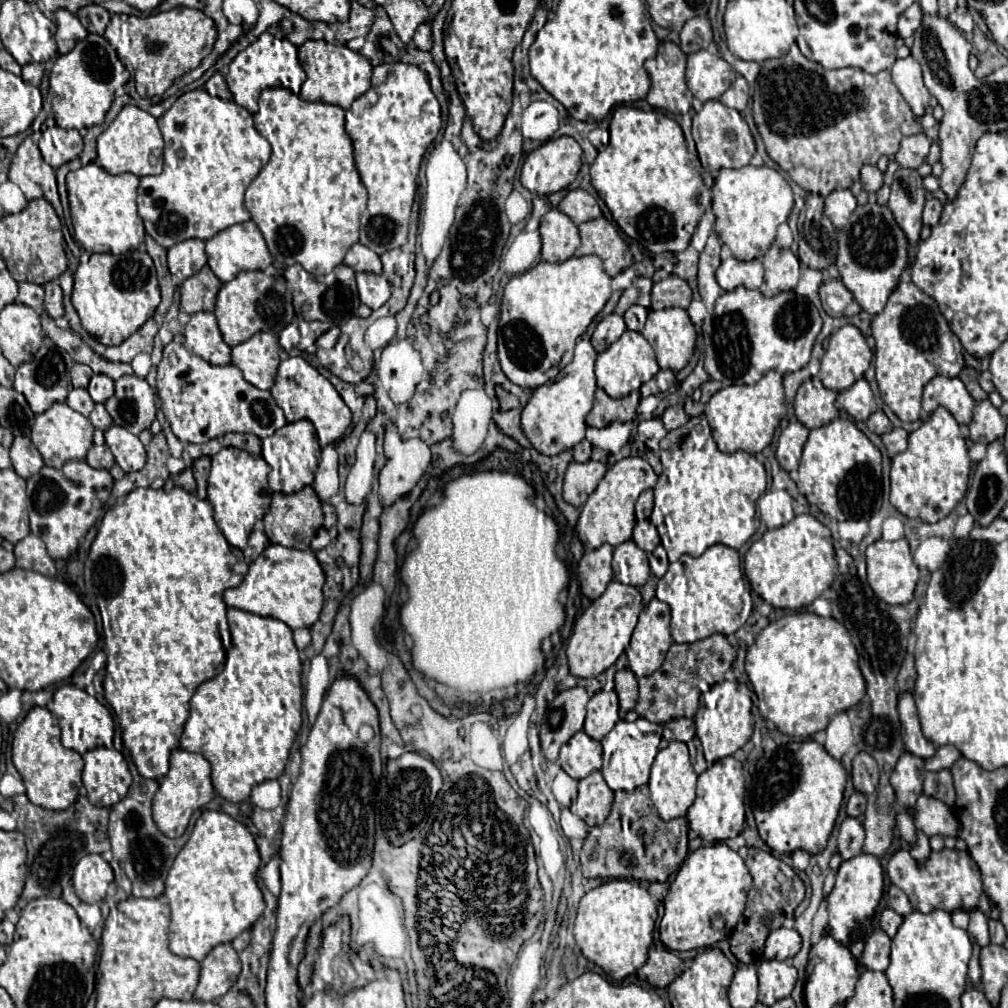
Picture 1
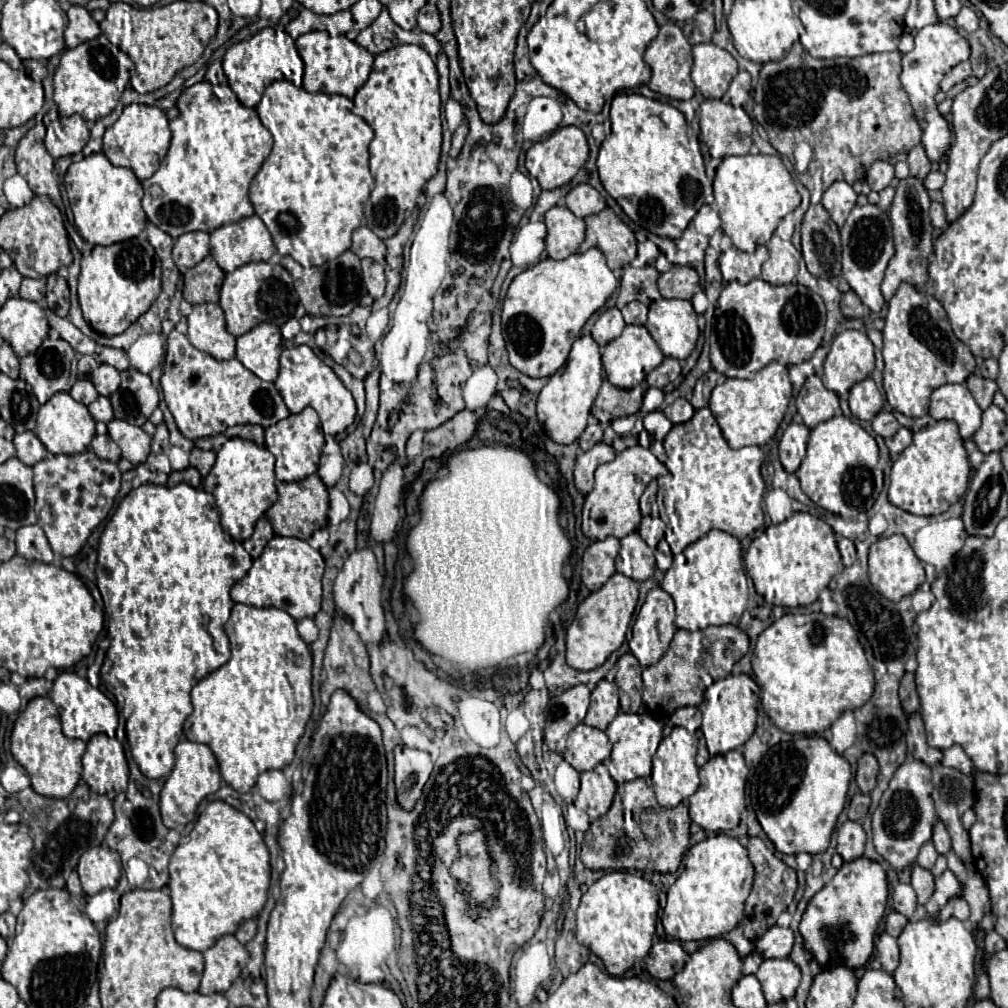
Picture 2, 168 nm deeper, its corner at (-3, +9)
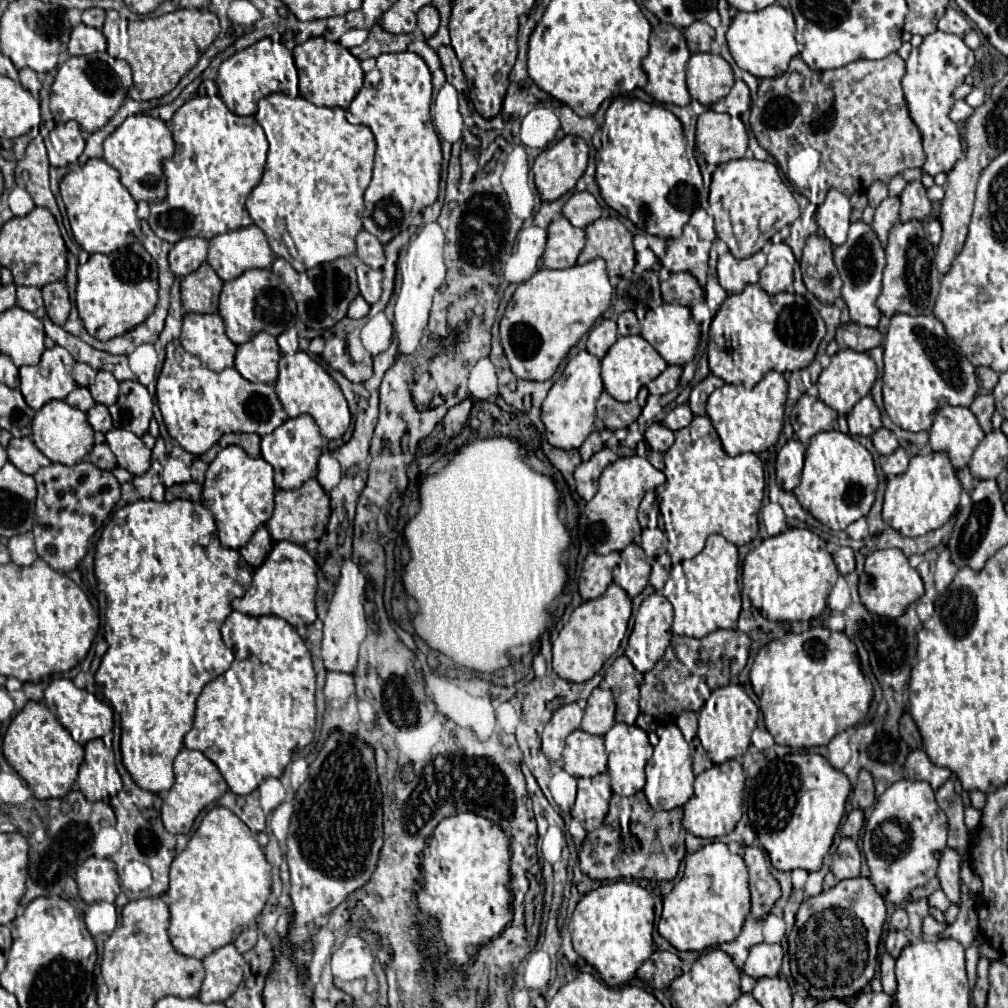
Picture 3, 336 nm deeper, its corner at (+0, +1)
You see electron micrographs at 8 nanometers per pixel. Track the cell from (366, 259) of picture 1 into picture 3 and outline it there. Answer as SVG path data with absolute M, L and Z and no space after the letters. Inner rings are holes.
M361 230L357 234L355 242L357 242L357 258L363 264L367 264L371 268L381 268L385 264L385 254L383 254L381 242L375 236L371 236L367 230Z

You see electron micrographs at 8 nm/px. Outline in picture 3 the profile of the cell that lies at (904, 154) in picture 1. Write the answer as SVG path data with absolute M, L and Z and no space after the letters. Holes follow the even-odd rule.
M913 180L901 192L901 220L923 220L931 212L931 202L921 180Z

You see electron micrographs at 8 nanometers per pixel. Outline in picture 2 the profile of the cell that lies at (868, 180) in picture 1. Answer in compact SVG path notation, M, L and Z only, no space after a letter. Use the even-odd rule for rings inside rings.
M876 160L866 174L866 182L874 192L882 192L884 188L888 188L892 178L894 178L894 166L884 160Z

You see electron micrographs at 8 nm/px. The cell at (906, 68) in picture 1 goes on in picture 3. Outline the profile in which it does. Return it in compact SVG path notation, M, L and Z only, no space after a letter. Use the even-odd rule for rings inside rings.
M941 30L925 36L921 46L913 48L907 60L907 72L901 84L911 120L915 122L915 126L923 136L923 150L925 150L923 170L931 176L939 172L949 172L963 152L959 128L955 122L949 120L947 114L955 102L951 92L965 82L965 76L971 72L973 64L975 64L973 50L963 42L963 38Z

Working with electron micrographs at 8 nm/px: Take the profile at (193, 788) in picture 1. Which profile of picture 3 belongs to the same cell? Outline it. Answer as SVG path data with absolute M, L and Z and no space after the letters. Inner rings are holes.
M183 748L177 758L175 758L175 784L173 788L169 790L167 798L163 800L163 806L161 806L161 820L163 820L163 826L167 832L171 834L187 834L197 818L197 814L207 806L211 804L213 800L217 800L219 796L223 796L229 788L221 776L221 772L217 770L217 766L205 758L203 752L199 750L189 750L189 748Z

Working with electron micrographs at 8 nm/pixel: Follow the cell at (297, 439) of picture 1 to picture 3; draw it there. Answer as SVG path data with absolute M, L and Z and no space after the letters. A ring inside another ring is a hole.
M307 414L297 416L297 418L289 418L277 430L263 436L263 440L261 440L261 456L273 466L273 470L275 470L275 486L277 488L295 490L295 488L301 488L301 484L307 482L309 478L315 478L317 460L321 456L319 442L321 442L319 426Z

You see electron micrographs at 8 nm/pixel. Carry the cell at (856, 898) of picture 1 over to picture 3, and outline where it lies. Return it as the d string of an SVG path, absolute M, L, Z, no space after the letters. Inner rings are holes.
M869 878L837 882L829 892L805 900L789 936L791 974L815 1000L857 996L875 976L877 946L885 924L885 902Z

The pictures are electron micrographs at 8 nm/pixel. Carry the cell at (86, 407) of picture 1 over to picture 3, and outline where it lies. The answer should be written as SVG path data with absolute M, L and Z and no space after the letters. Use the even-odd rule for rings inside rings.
M77 386L65 400L67 400L67 404L79 408L81 412L89 412L91 406L95 404L95 400L93 400L93 396L89 394L89 390L87 390L87 388L81 388L81 386Z

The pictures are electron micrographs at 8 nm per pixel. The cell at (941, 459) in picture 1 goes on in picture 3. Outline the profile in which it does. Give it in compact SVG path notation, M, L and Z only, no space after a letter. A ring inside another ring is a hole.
M939 450L917 454L911 458L909 468L903 474L889 476L883 502L883 520L903 536L923 536L935 528L941 528L955 514L961 490L961 482L947 452Z

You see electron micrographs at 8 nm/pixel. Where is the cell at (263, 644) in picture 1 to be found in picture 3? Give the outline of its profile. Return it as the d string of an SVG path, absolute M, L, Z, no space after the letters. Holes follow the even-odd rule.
M231 612L221 627L223 642L233 644L235 660L227 672L211 680L197 698L193 728L185 734L185 748L203 752L223 774L231 792L247 796L263 778L279 778L293 752L303 750L315 732L315 670L305 640L279 616L249 616Z

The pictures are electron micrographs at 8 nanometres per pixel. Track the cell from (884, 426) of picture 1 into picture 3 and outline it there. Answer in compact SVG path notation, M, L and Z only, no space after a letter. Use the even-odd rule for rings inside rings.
M879 428L871 438L873 438L873 446L877 448L879 454L891 454L899 446L895 434L891 430L887 430L887 428Z

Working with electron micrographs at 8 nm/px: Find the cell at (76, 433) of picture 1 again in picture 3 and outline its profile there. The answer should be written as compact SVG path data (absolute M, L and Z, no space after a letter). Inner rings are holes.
M65 400L47 402L35 414L31 428L33 428L31 440L51 462L73 466L73 464L85 460L93 448L93 428L87 422L87 414L83 414L79 408L69 406Z

